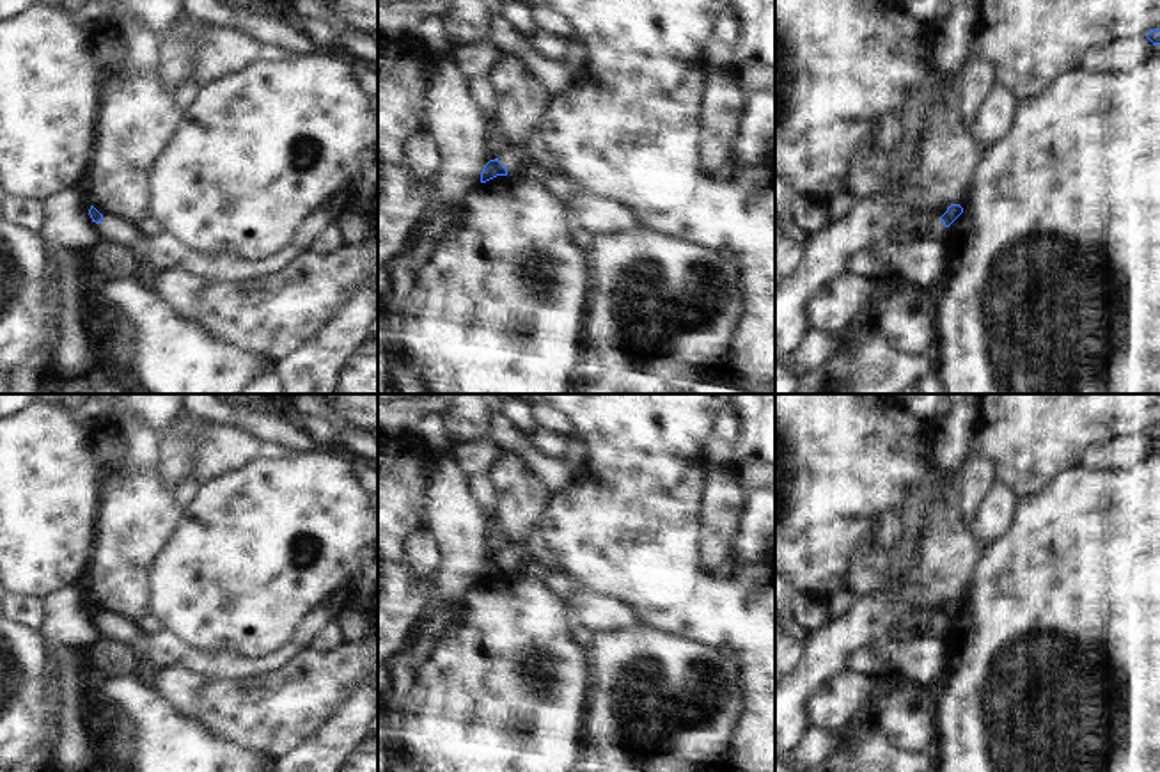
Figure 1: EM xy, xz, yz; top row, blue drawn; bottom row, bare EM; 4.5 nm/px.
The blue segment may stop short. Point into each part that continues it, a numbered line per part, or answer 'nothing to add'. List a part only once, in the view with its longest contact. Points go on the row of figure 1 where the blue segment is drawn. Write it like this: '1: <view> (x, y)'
nothing to add

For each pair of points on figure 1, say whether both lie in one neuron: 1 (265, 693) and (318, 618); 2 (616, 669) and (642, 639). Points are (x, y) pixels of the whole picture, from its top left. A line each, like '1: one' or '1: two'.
1: two
2: one

